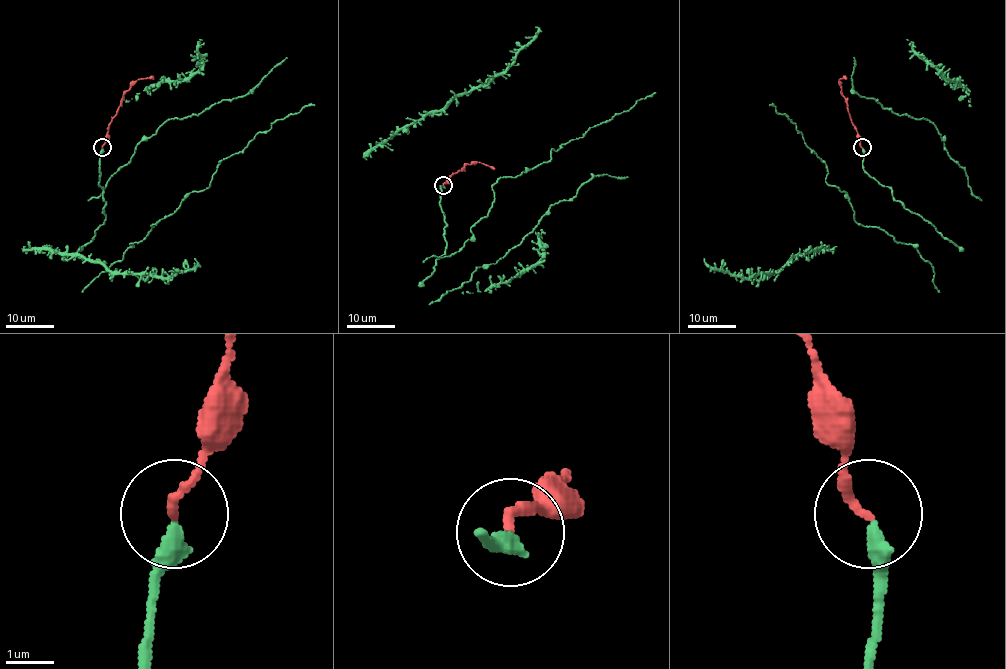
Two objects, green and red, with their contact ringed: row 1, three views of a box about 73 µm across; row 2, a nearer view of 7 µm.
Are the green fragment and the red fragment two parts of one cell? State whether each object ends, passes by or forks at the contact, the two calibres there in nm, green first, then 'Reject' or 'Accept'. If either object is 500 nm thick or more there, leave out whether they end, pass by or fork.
At the ring green ends. At the ring red ends. Thickness 360 nm (green) against 180 nm. Accept

